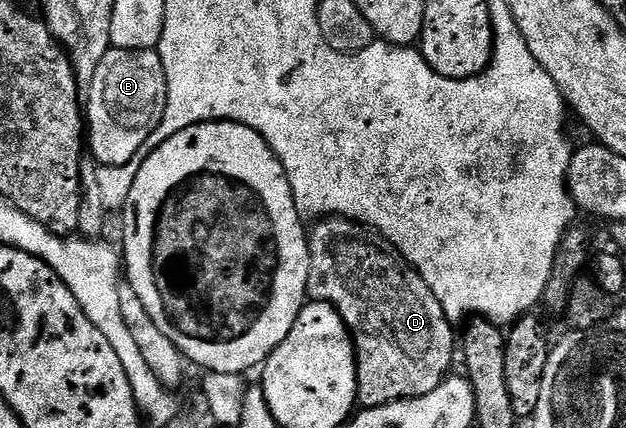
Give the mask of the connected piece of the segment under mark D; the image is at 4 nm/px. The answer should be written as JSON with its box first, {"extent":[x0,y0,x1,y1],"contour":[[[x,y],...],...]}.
{"extent":[307,216,457,407],"contour":[[[327,216],[319,222],[315,227],[310,227],[307,247],[309,248],[309,280],[307,281],[308,295],[316,302],[327,302],[341,316],[341,320],[345,320],[347,330],[351,334],[351,340],[355,343],[355,364],[357,370],[357,402],[360,407],[384,406],[390,402],[396,402],[402,398],[420,398],[429,392],[433,392],[433,388],[437,388],[443,383],[443,379],[452,373],[451,357],[457,354],[457,334],[454,334],[453,324],[445,316],[445,312],[441,308],[441,304],[437,300],[437,296],[433,296],[433,292],[429,288],[429,284],[425,284],[425,280],[421,280],[421,276],[404,260],[393,248],[393,244],[389,244],[382,238],[380,234],[374,230],[360,226],[358,222],[351,221],[350,218],[340,218],[338,216]]]}

